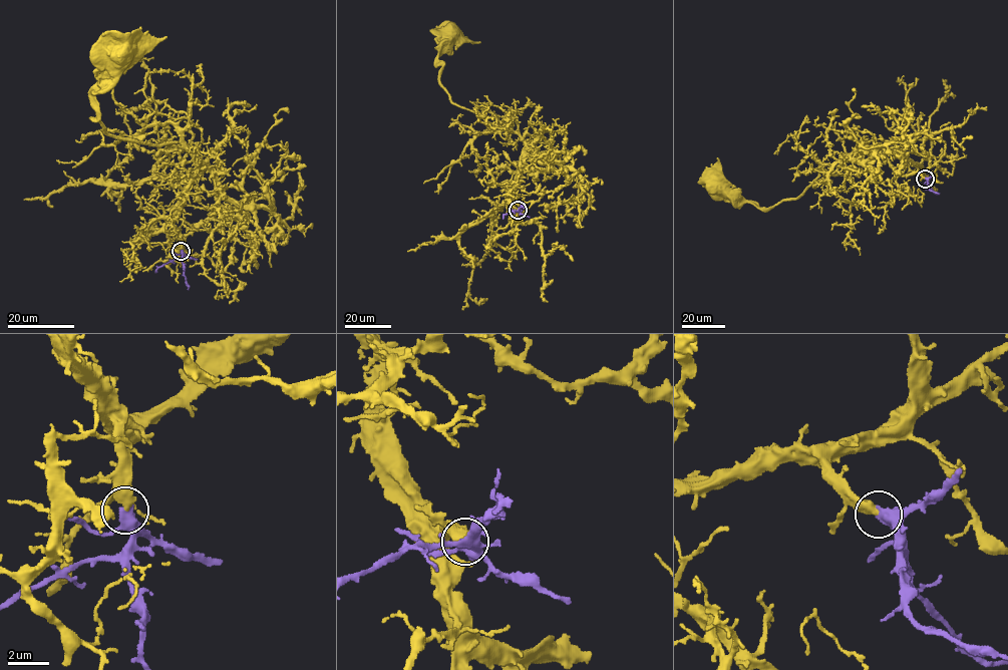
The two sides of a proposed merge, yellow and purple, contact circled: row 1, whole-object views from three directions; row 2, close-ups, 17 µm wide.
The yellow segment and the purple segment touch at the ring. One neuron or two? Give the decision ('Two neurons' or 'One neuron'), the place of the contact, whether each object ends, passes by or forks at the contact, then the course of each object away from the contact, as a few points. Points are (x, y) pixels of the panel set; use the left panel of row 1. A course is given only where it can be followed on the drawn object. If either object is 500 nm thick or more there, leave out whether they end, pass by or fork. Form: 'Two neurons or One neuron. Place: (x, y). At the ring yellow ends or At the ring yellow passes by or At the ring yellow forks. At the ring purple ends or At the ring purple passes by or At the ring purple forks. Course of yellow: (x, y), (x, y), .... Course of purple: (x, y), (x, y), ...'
One neuron. Place: (181, 251). At the ring yellow ends. At the ring purple passes by. Course of yellow: (182, 251), (174, 210), (208, 163), (181, 142), (112, 135), (92, 118), (95, 88), (117, 78), (120, 54). Course of purple: (182, 251), (188, 289)

